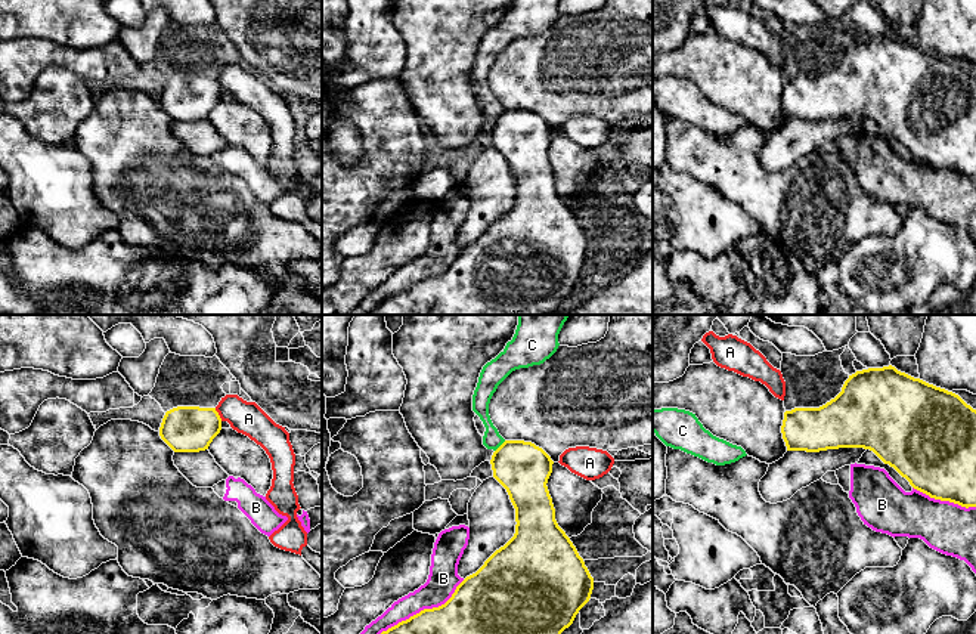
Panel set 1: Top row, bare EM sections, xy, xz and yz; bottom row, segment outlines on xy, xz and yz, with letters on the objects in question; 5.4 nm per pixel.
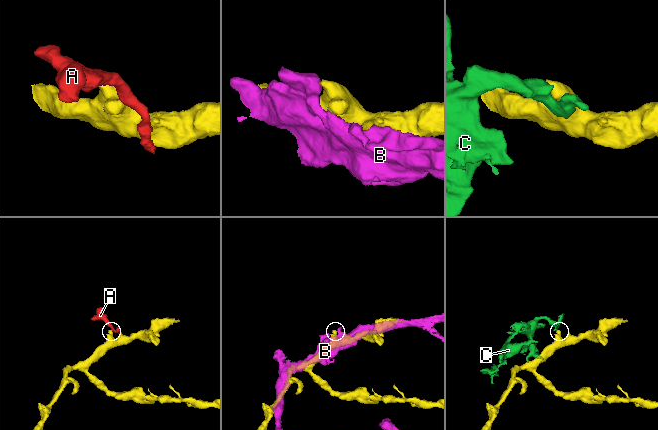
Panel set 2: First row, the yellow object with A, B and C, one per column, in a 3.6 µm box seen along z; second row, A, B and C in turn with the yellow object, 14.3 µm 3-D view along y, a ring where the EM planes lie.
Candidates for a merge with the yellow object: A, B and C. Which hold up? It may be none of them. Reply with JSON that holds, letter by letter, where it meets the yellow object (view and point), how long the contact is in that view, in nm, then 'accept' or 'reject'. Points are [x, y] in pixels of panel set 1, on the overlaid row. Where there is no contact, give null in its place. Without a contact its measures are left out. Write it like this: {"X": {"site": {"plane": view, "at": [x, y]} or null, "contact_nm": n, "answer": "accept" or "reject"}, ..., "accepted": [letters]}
{"A": {"site": {"plane": "xy", "at": [217, 414]}, "contact_nm": 80, "answer": "reject"}, "B": {"site": {"plane": "xz", "at": [424, 609]}, "contact_nm": 550, "answer": "reject"}, "C": {"site": {"plane": "xz", "at": [499, 447]}, "contact_nm": 90, "answer": "reject"}, "accepted": []}

